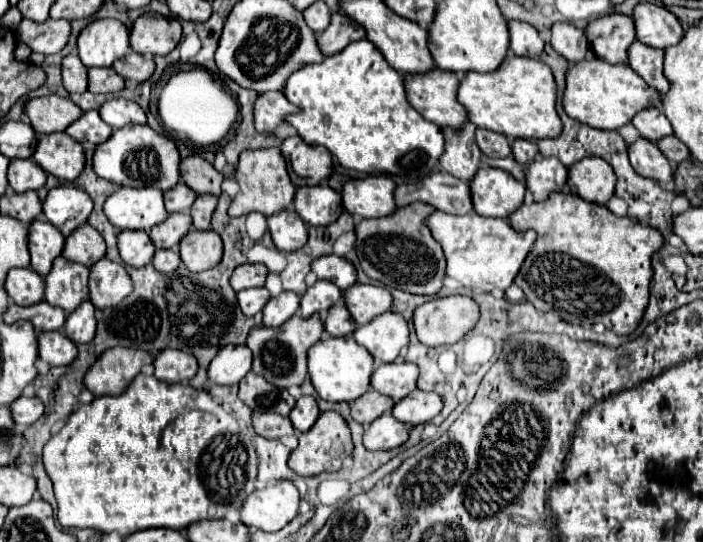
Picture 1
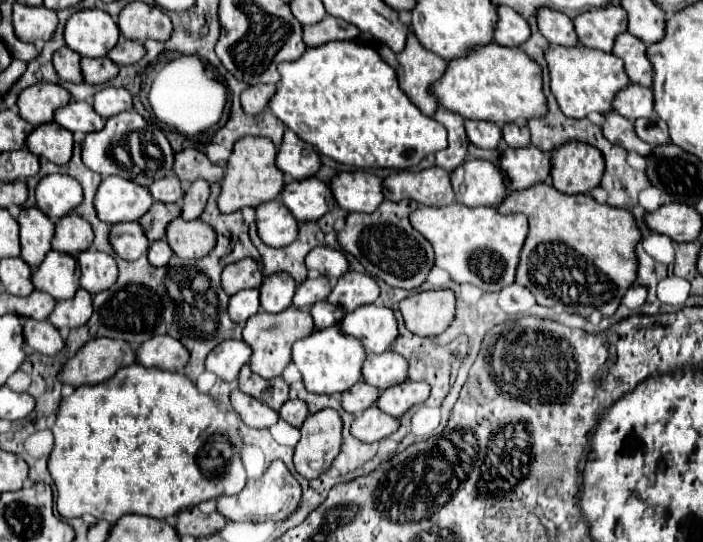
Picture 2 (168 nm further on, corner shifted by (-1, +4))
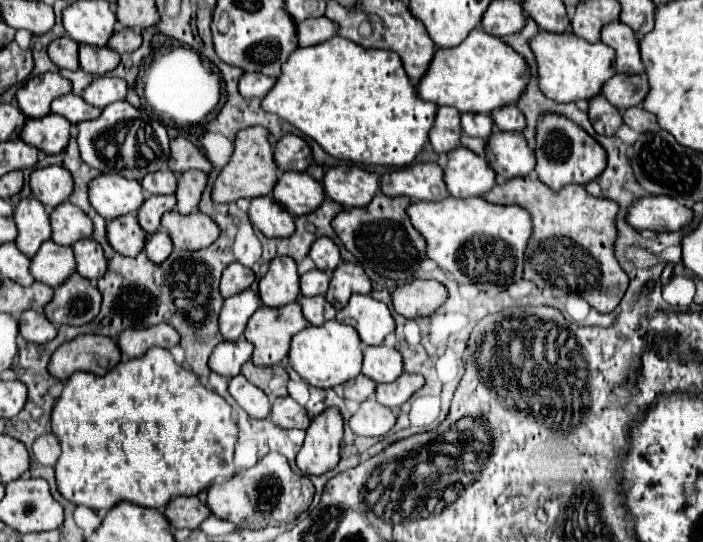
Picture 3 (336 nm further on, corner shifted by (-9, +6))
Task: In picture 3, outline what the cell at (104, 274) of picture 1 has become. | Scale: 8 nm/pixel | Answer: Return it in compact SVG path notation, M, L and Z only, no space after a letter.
M82 239L82 241L74 243L72 249L74 249L74 257L76 257L76 271L82 277L96 281L108 271L104 251L100 249L100 245L94 239Z

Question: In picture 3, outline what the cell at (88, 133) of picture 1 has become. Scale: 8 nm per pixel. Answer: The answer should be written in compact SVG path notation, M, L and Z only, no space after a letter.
M68 93L60 99L56 99L52 103L52 113L58 113L62 117L66 117L70 123L82 123L82 121L90 121L90 119L96 119L100 117L100 109L88 105L82 97L74 95L74 93Z

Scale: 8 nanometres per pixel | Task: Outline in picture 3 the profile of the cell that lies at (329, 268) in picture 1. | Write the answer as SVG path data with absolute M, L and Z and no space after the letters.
M320 237L320 241L314 241L310 249L310 259L316 263L320 271L328 271L328 273L342 263L338 245L328 237Z

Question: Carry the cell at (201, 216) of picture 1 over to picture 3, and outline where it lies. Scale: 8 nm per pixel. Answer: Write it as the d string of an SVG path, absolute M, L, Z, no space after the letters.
M188 171L188 173L180 175L178 191L176 191L176 199L178 199L176 211L178 213L188 215L198 209L200 197L206 189L206 181L208 181L208 177L202 171Z

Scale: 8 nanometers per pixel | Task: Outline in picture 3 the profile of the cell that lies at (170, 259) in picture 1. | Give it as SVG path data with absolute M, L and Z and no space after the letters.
M160 229L160 233L154 233L148 241L146 241L146 247L144 247L144 253L148 255L148 259L152 263L164 263L174 251L174 245L168 237L168 233L164 229Z

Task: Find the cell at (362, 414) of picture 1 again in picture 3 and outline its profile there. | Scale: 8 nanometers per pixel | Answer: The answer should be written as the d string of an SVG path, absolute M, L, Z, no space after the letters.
M364 375L348 381L348 385L342 385L344 387L344 399L350 401L350 403L360 403L360 401L366 401L374 395L376 391L376 383Z

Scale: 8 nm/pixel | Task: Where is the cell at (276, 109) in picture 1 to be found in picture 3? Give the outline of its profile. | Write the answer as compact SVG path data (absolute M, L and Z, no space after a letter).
M244 73L240 79L240 95L244 99L264 99L268 95L268 91L274 87L274 79L264 77L264 75L256 75L256 73Z

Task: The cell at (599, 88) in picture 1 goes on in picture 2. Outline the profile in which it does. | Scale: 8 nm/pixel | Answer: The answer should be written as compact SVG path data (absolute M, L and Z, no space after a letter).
M550 45L548 49L544 49L544 57L550 71L550 91L556 97L566 117L580 119L592 111L602 115L612 111L614 95L630 83L622 67L624 63L612 53L588 49L582 45L574 45L574 47Z

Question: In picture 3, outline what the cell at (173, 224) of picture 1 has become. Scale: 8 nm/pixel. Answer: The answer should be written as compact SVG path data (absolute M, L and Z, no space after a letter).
M154 195L144 201L140 207L140 213L136 213L136 219L140 227L144 227L146 235L154 235L160 229L162 215L176 209L176 197L174 195Z

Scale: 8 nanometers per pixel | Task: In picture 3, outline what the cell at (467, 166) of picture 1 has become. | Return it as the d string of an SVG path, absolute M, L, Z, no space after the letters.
M438 107L436 123L430 133L430 145L438 155L446 155L452 149L460 147L462 137L462 125L460 125L460 113L452 107Z

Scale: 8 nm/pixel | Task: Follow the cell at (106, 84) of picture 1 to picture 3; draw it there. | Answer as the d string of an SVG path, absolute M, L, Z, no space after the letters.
M80 45L80 67L90 75L106 75L114 71L120 63L120 55L108 47L96 49L90 45Z

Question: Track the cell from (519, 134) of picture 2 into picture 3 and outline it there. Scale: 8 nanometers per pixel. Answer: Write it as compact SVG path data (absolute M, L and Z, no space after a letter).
M510 105L508 109L498 109L494 115L494 125L500 129L500 131L510 131L510 133L522 133L526 129L526 117L524 113L516 107L516 105Z

